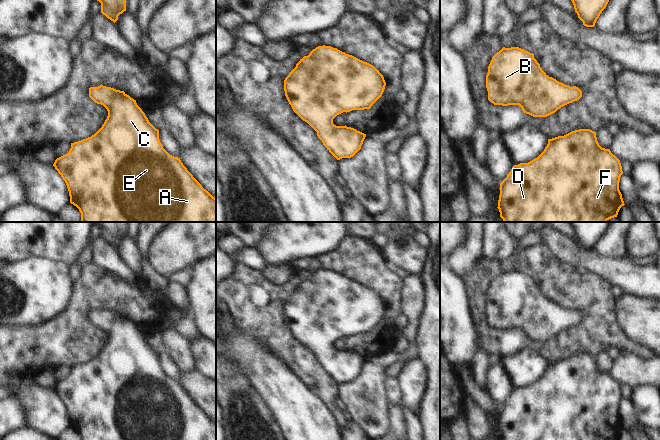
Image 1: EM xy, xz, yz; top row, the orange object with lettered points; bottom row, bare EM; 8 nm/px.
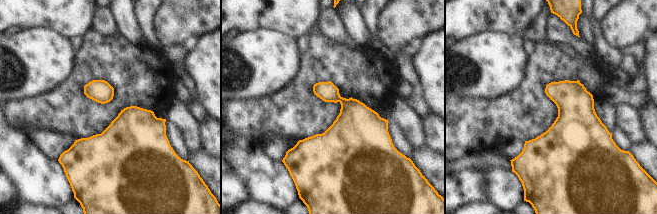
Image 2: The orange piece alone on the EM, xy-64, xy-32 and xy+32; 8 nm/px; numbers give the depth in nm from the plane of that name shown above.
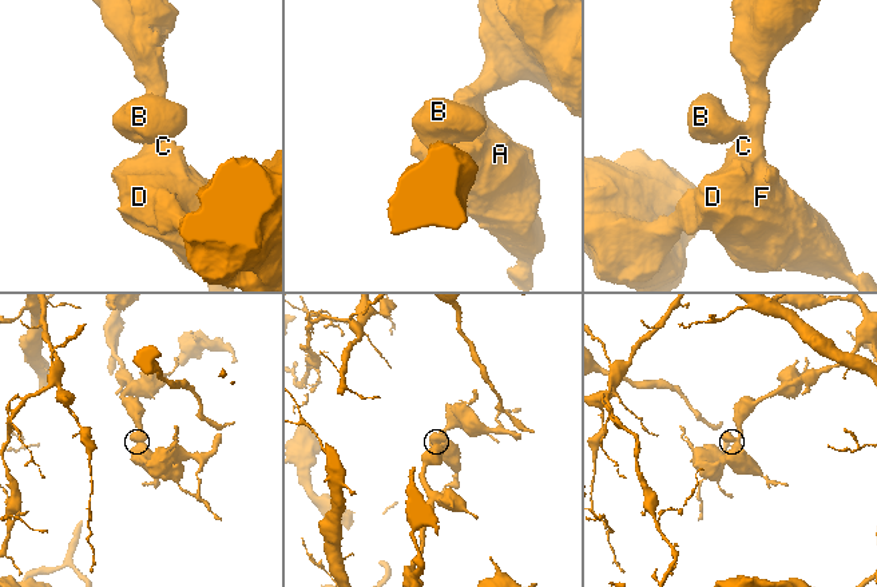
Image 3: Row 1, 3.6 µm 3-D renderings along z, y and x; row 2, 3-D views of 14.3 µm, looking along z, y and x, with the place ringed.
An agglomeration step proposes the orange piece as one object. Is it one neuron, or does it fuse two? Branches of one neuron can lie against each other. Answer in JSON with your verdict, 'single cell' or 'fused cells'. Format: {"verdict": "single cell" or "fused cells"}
{"verdict": "single cell"}

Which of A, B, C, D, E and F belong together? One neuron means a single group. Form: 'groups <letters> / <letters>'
groups A B C D E F

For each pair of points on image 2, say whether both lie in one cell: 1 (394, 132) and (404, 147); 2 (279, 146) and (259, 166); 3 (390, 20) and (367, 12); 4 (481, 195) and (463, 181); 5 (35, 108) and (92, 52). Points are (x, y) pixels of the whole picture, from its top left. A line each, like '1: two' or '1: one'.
1: one
2: two
3: two
4: one
5: one

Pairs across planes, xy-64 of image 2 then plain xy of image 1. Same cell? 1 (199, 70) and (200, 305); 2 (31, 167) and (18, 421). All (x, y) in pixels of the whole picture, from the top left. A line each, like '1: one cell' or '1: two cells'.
1: one cell
2: two cells

